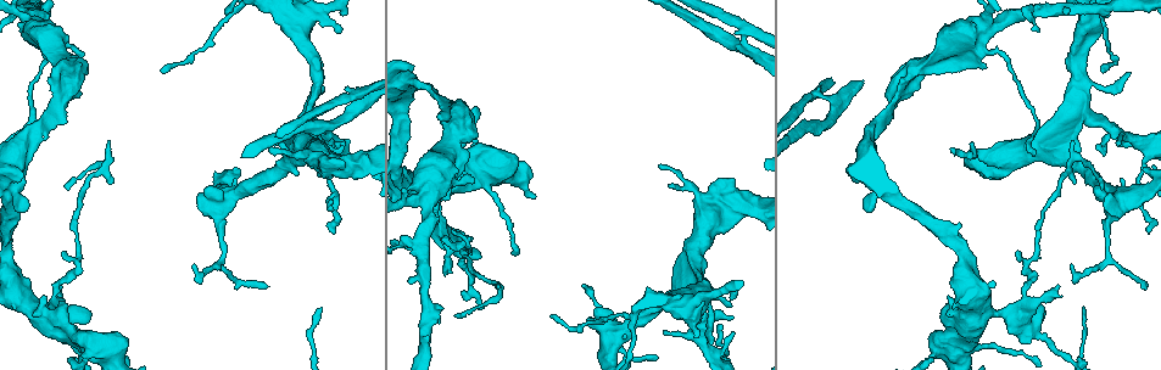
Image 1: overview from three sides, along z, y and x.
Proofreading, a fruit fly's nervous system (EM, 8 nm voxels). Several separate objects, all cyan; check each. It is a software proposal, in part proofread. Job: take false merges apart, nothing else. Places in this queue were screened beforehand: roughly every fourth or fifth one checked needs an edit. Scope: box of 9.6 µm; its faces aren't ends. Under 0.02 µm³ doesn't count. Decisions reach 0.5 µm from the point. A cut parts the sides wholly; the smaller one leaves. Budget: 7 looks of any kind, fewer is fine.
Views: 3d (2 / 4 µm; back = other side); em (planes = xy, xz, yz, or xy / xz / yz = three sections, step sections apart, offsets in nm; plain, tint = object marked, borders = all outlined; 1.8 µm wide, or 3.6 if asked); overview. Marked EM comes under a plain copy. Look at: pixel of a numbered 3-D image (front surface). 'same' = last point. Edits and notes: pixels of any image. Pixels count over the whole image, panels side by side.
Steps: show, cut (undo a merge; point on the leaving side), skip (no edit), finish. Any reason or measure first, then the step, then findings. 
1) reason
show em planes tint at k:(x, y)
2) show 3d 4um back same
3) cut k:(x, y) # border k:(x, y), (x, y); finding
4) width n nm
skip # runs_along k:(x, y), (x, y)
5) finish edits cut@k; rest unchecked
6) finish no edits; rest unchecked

branch point
show em 3.6um planes tint at 1:(32, 303)

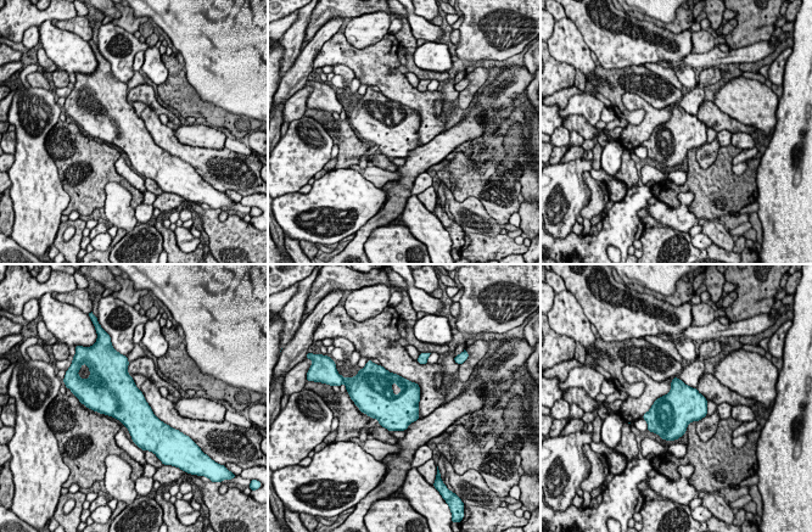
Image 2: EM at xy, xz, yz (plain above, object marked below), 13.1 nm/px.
skip # one cell here

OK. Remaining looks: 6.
calibre changes
show em yz step 4 tint at 1:(460, 123)

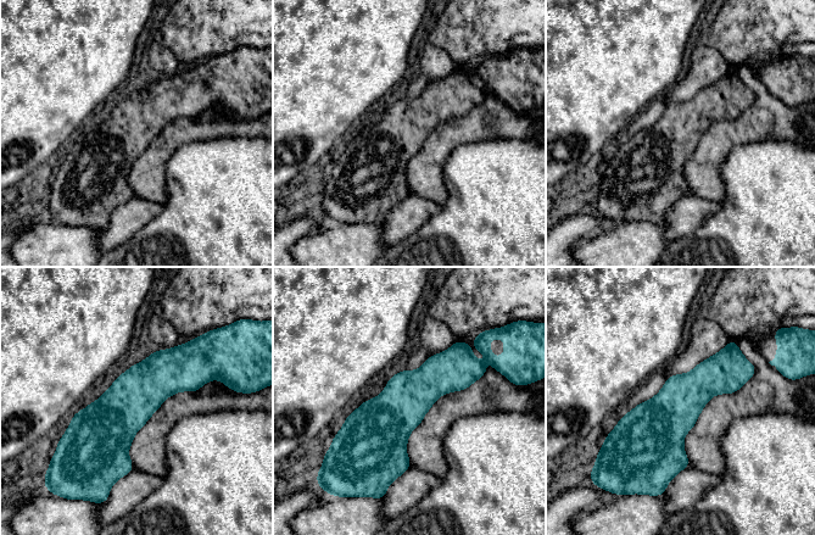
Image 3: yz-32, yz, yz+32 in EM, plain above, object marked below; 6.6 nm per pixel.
width 320 nm
skip # continuous, no second cell

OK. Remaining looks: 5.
calibre changes
show 3d 4um at 1:(977, 47)

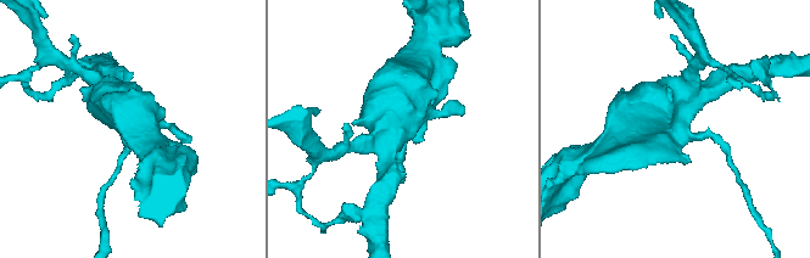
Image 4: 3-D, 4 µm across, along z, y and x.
show em 3.6um planes borders at 4:(672, 126)

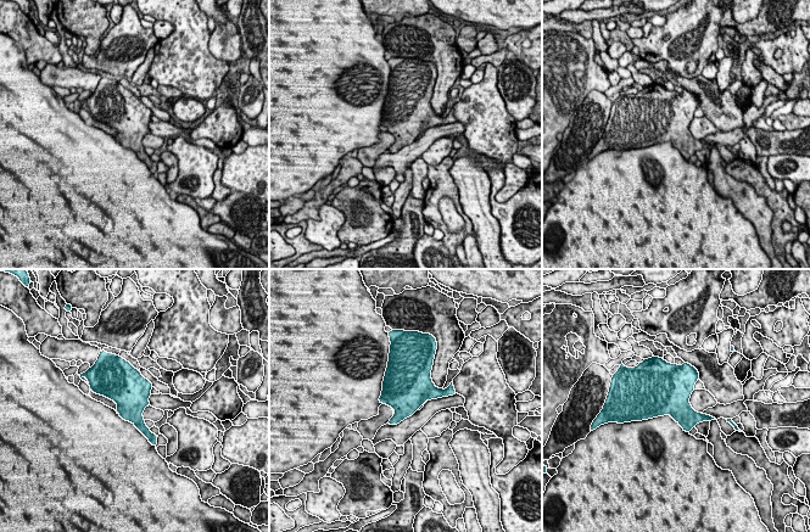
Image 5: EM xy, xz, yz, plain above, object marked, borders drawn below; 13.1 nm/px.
skip # all the same cell

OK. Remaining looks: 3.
finish no edits; rest unchecked

